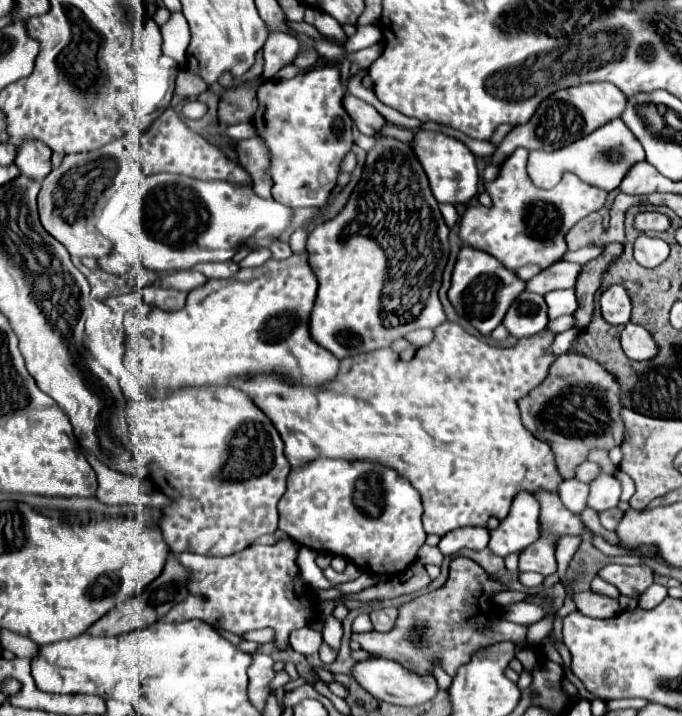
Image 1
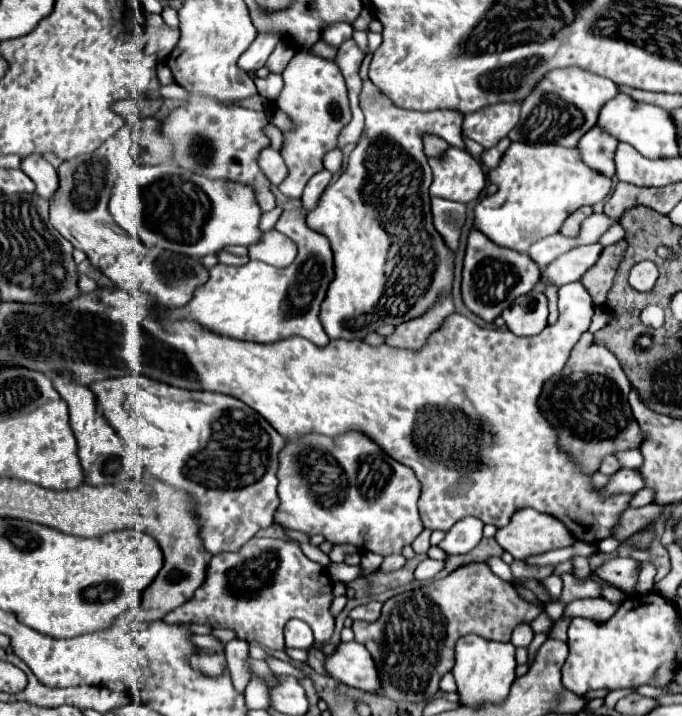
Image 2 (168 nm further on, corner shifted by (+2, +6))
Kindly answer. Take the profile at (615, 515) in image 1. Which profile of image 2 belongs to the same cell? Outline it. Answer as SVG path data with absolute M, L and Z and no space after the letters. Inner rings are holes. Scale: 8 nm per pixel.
M649 504L649 506L643 506L643 508L627 508L627 510L623 510L623 514L619 516L617 526L613 528L613 538L625 540L627 536L635 534L645 524L653 522L659 512L661 512L661 506L657 506L657 504Z

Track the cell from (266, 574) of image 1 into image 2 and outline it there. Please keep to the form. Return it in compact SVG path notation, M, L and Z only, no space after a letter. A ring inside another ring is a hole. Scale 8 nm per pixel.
M251 538L237 552L223 552L211 558L207 568L207 578L195 596L183 606L169 612L163 620L171 624L191 622L191 624L209 624L211 628L231 628L237 632L237 638L247 642L257 642L269 650L285 650L283 628L291 618L307 622L315 632L315 642L327 642L333 634L333 618L329 614L333 582L327 570L311 562L297 540L275 540L275 538Z

